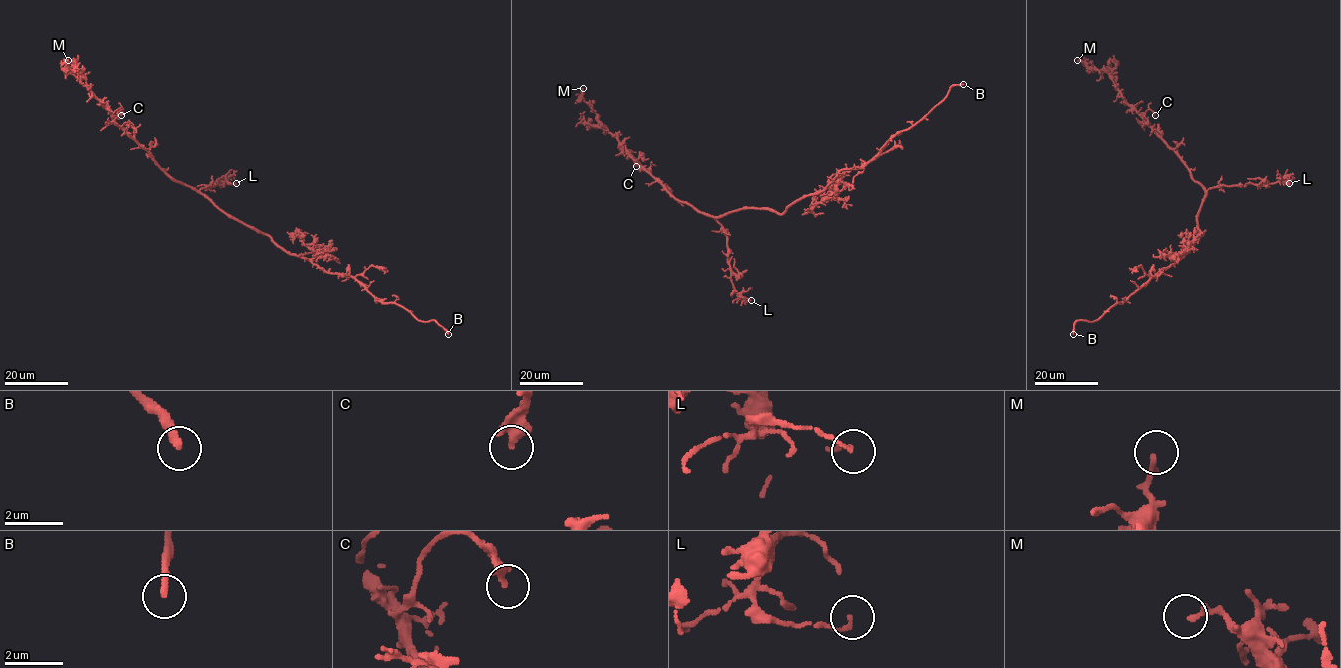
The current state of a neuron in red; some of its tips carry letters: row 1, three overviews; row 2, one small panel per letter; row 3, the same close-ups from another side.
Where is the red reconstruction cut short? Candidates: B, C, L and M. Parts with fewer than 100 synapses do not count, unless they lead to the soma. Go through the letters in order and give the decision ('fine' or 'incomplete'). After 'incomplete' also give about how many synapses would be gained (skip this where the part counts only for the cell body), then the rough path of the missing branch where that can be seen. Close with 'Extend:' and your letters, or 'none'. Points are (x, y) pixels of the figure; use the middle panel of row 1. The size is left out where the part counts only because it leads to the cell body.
B: incomplete
C: fine
L: fine
M: fine
Extend: B

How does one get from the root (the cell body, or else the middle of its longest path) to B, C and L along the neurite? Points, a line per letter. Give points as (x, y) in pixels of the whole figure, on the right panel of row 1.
B: (1197, 222), (1203, 234), (1178, 260), (1163, 267), (1123, 303), (1115, 304), (1098, 319), (1077, 320), (1073, 334)
C: (1197, 222), (1205, 190), (1192, 178), (1178, 155), (1144, 121), (1147, 110), (1155, 115)
L: (1197, 222), (1201, 204), (1210, 188), (1249, 183), (1264, 186), (1281, 178), (1289, 183)

